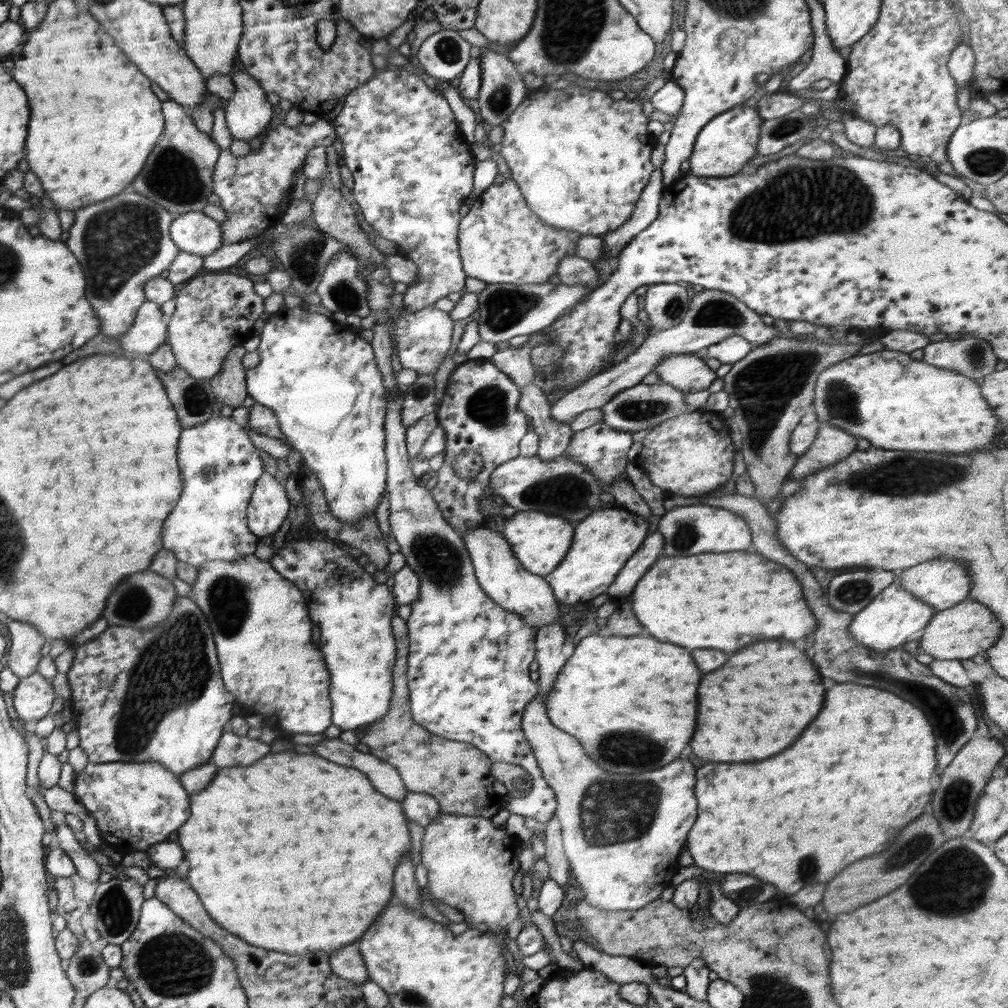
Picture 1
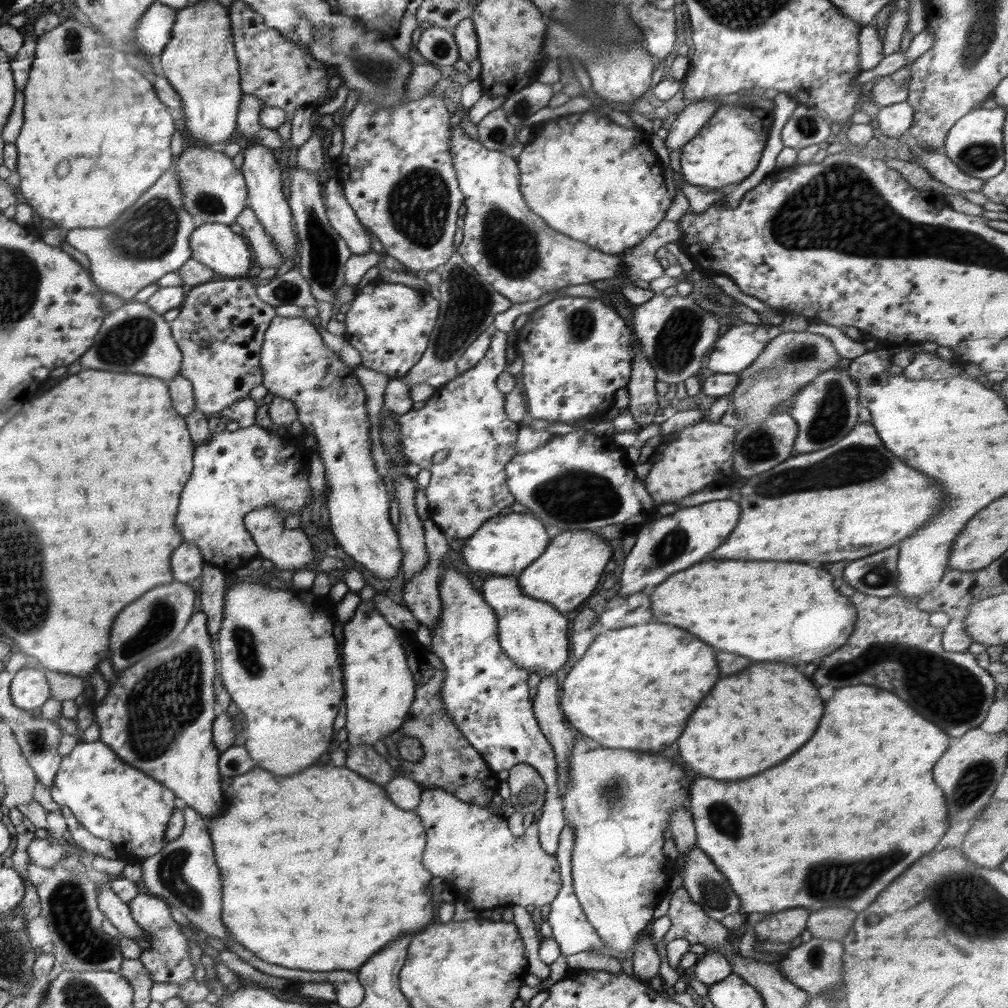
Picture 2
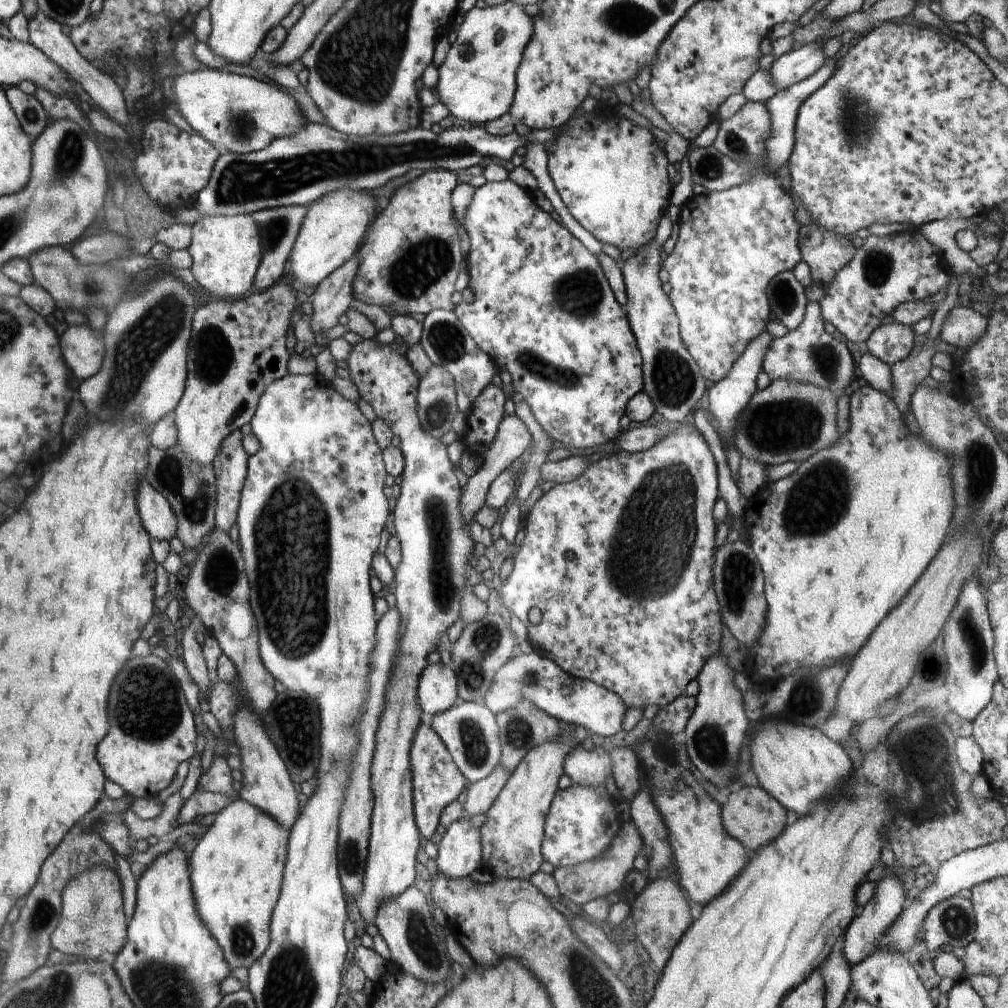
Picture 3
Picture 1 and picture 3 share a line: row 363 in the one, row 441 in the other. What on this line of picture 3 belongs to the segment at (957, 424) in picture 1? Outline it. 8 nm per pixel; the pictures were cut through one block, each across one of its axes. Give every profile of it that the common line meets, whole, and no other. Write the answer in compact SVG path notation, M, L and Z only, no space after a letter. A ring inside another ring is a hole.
M870 385L853 387L849 391L849 428L844 434L840 434L838 442L834 446L828 446L826 450L820 450L812 454L810 458L802 461L800 466L785 478L776 481L768 481L758 492L747 499L744 508L742 526L748 537L756 558L760 563L765 580L765 597L767 600L766 622L760 632L760 640L746 649L746 656L740 662L740 670L744 678L748 678L754 684L754 690L768 690L774 688L782 678L792 676L798 668L804 666L830 666L838 660L852 658L864 642L868 642L872 630L892 612L900 602L906 598L910 588L918 582L918 578L924 574L928 564L942 548L948 534L948 526L954 514L954 488L952 474L950 474L950 458L934 450L922 436L922 432L913 433L904 422L904 414L898 410L893 397L880 392Z

